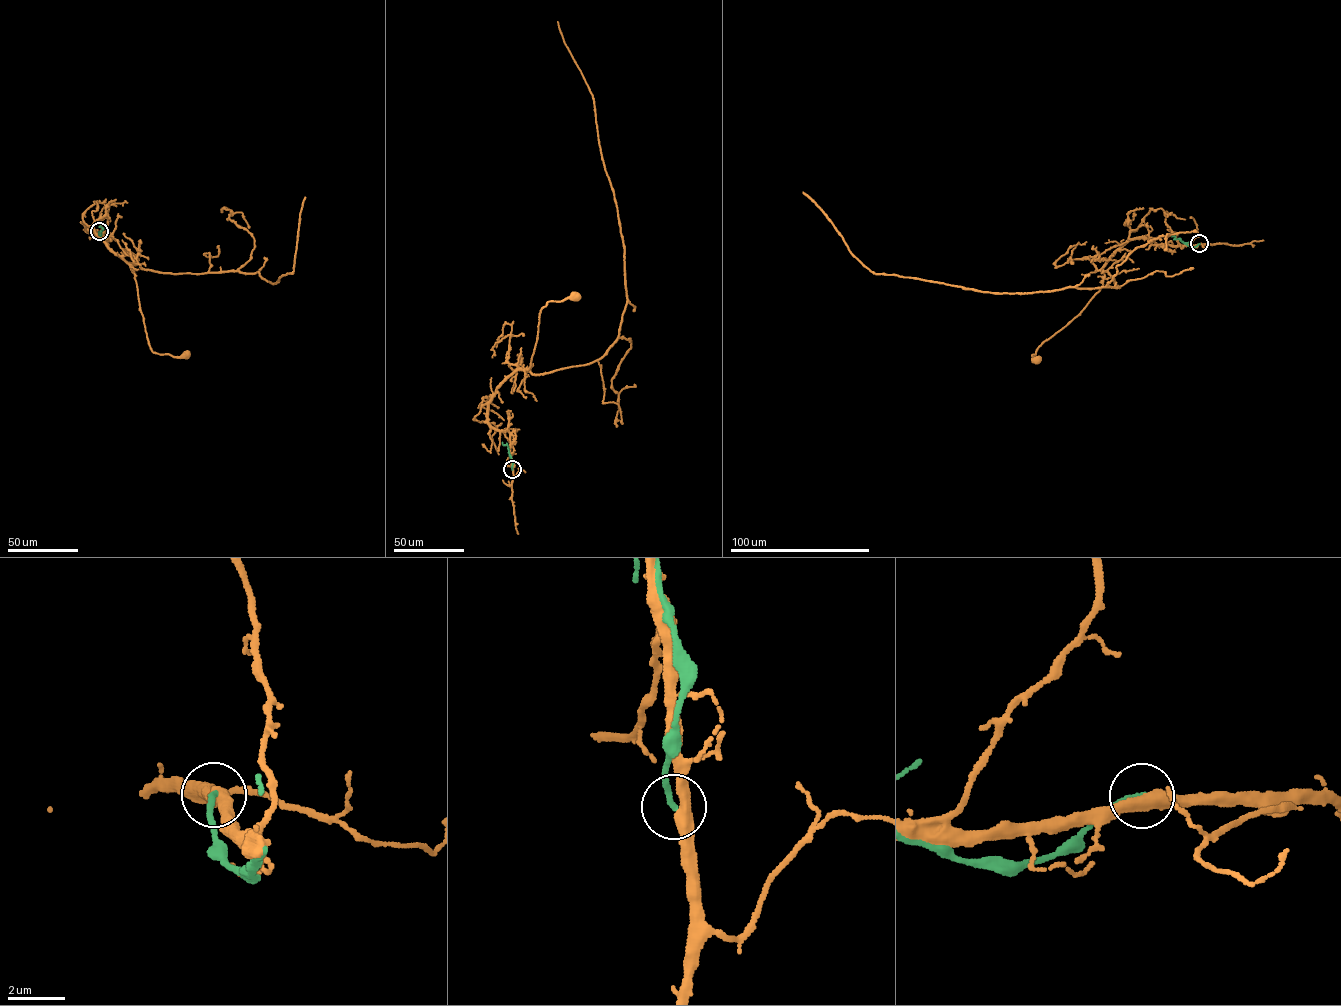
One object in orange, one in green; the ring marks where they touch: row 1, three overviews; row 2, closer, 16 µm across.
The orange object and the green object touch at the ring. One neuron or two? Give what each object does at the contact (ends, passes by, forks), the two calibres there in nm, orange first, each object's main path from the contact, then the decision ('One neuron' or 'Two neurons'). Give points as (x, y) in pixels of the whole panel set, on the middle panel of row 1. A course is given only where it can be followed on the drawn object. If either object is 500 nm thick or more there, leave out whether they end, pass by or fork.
At the ring orange passes by. At the ring green ends. Thickness 440 nm (orange) against 180 nm. Course of orange: (512, 469), (509, 433), (490, 424), (488, 403), (499, 384), (529, 368), (541, 309), (549, 301), (578, 297). Course of green: (512, 469), (508, 446), (502, 442). Two neurons

